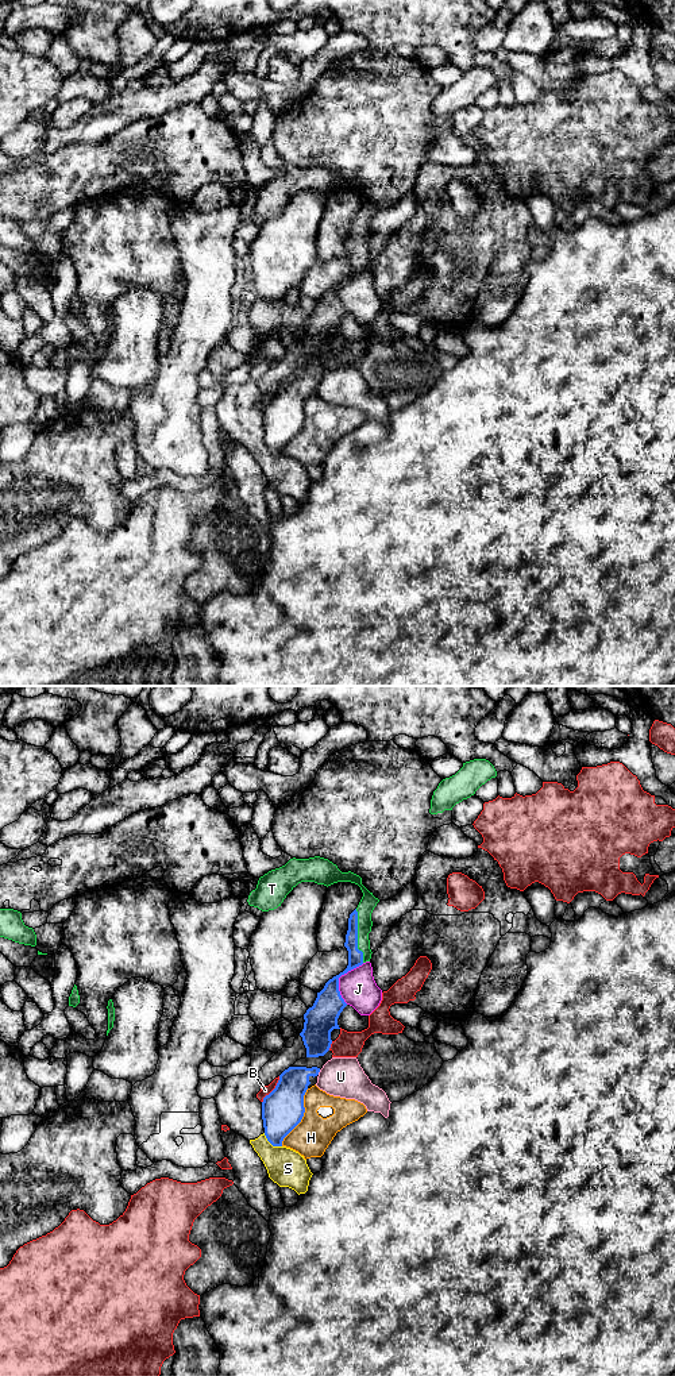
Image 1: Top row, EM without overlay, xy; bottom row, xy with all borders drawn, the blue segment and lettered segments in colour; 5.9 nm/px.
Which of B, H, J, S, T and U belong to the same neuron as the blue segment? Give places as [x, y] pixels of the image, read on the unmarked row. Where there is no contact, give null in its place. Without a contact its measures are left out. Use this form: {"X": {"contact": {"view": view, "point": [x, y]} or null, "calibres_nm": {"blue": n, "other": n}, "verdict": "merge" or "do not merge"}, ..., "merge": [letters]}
{"B": {"contact": {"view": "xy", "point": [273, 399]}, "calibres_nm": {"blue": 240, "other": 60}, "verdict": "do not merge"}, "H": {"contact": {"view": "xy", "point": [303, 424]}, "calibres_nm": {"blue": 240, "other": 220}, "verdict": "do not merge"}, "J": {"contact": {"view": "xy", "point": [338, 288]}, "calibres_nm": {"blue": 180, "other": 220}, "verdict": "do not merge"}, "S": {"contact": {"view": "xy", "point": [272, 453]}, "calibres_nm": {"blue": 240, "other": 220}, "verdict": "do not merge"}, "T": {"contact": {"view": "xy", "point": [357, 245]}, "calibres_nm": {"blue": 100, "other": 90}, "verdict": "merge"}, "U": {"contact": {"view": "xy", "point": [319, 380]}, "calibres_nm": {"blue": 190, "other": 240}, "verdict": "do not merge"}, "merge": ["T"]}

